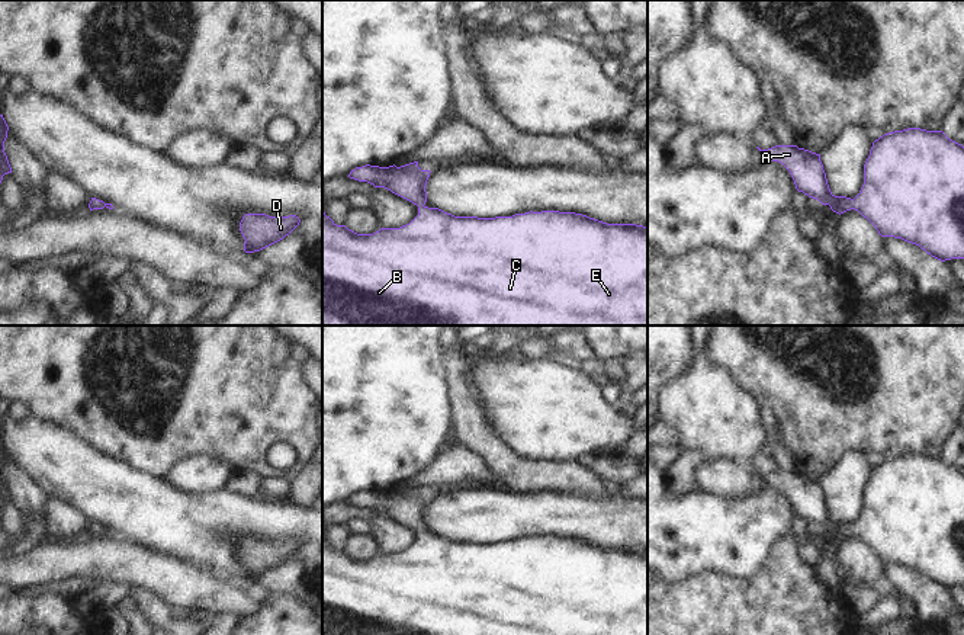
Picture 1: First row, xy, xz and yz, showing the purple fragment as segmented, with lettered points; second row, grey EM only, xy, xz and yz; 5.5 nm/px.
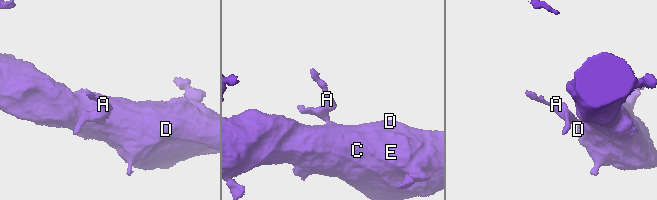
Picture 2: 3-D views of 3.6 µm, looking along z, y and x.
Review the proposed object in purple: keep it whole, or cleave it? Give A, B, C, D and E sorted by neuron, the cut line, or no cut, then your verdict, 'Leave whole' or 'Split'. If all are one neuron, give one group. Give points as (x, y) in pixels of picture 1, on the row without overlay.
Groups: A B C D E. No split. Leave whole.

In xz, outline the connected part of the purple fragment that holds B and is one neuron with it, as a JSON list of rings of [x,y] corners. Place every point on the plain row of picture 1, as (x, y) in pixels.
[[[418,487],[401,493],[366,490],[350,497],[350,504],[385,513],[412,527],[418,532],[418,541],[399,554],[380,554],[373,559],[357,559],[346,551],[337,551],[322,538],[322,635],[648,635],[648,552],[607,549],[582,539],[559,536],[530,536],[495,543],[454,542],[425,530],[425,511],[430,498],[430,496],[421,496]]]

